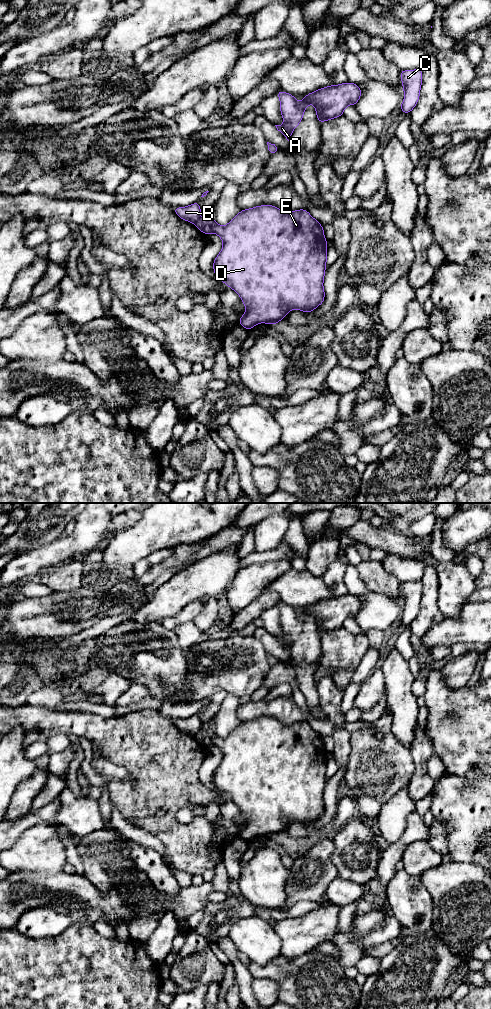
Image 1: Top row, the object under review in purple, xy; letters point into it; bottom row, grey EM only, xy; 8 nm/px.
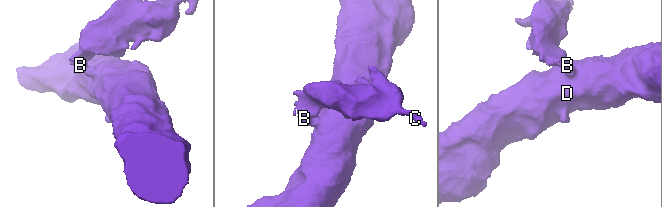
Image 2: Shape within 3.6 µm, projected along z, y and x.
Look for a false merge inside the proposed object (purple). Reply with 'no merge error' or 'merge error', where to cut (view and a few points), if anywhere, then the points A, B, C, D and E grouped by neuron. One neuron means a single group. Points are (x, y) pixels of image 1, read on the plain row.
merge error; cut xy (199, 730), (194, 735); groups A B C / D E

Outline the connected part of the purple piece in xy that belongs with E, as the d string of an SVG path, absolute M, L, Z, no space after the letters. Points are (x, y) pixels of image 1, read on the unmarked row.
M265 716L240 722L226 738L220 738L210 728L199 731L195 738L205 747L217 746L223 753L222 762L213 773L213 783L219 792L240 808L246 824L238 835L246 842L259 835L275 837L292 821L310 825L324 814L328 756L323 738L306 721L286 725L276 718Z

